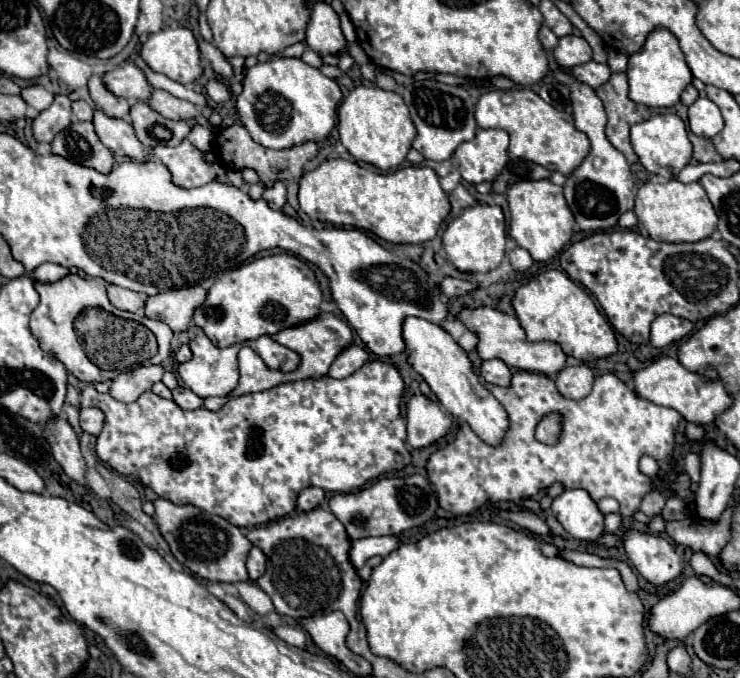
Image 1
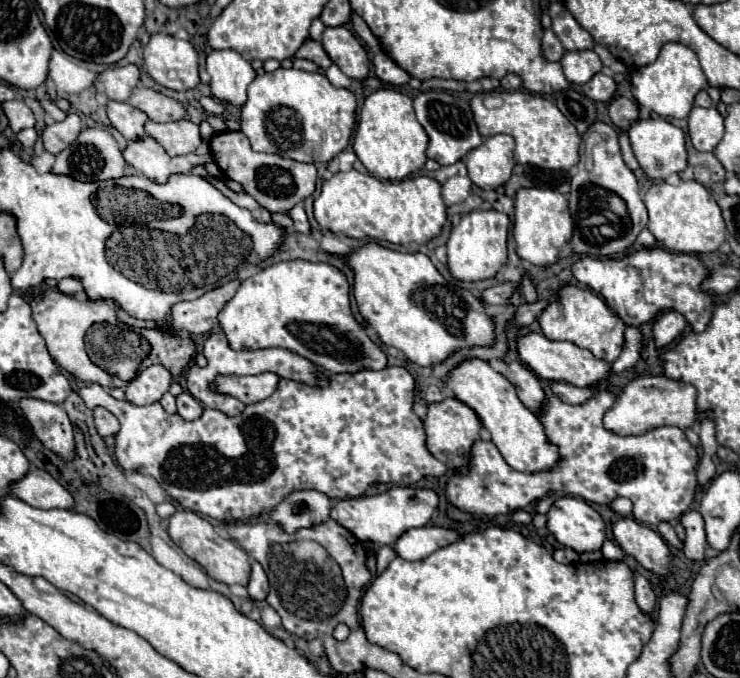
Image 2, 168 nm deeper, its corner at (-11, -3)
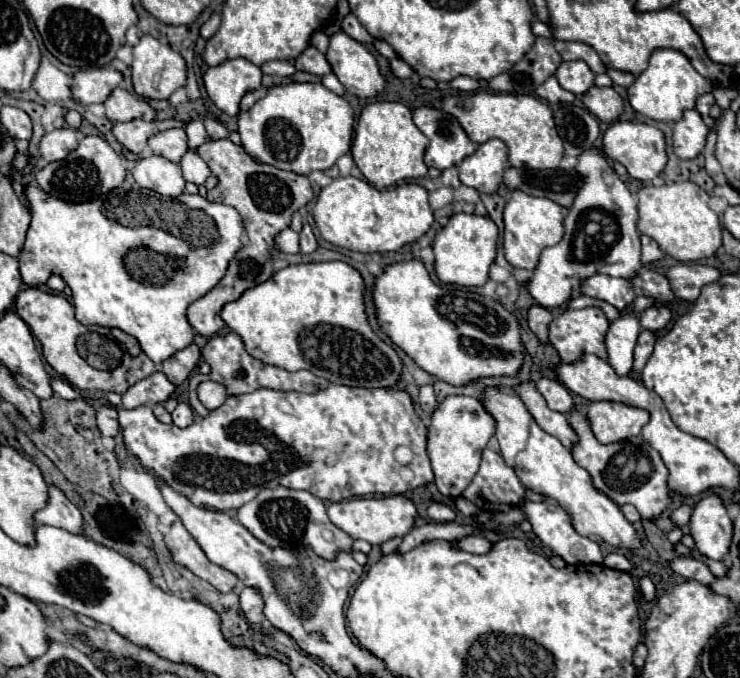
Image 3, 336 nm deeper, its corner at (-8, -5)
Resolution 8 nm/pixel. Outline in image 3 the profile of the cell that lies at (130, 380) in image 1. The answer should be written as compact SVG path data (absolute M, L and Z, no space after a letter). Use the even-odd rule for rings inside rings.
M154 373L136 385L132 385L124 395L122 395L122 407L124 409L136 409L140 405L156 405L156 403L166 403L170 395L174 393L174 385L168 381L164 373Z

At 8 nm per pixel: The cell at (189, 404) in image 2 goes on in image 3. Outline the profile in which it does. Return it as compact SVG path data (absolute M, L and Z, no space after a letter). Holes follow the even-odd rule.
M178 403L178 407L172 411L172 421L174 421L176 427L188 427L188 425L192 425L194 417L192 417L192 409L190 409L190 405L186 405L186 403Z

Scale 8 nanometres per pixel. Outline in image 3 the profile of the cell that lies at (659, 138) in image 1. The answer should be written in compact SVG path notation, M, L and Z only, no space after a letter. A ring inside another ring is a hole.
M616 121L612 123L604 137L602 137L602 151L608 159L618 161L626 167L628 175L640 181L650 181L656 175L660 175L660 171L666 165L666 141L662 131L658 131L652 125L646 123L632 123L632 121Z

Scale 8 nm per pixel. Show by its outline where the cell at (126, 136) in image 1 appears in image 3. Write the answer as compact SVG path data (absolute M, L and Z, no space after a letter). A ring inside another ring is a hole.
M146 153L136 163L132 175L140 187L152 189L164 197L178 197L186 187L180 165L152 153Z

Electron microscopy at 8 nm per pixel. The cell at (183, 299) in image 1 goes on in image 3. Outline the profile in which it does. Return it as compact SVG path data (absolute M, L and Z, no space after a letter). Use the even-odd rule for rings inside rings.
M230 139L208 141L202 147L198 147L198 153L208 163L212 175L218 179L218 185L206 193L206 199L212 203L232 205L240 213L248 235L248 245L244 245L236 253L236 257L228 263L228 271L220 279L220 283L212 291L208 291L202 299L194 301L188 307L190 325L200 335L210 337L224 327L220 309L226 303L240 299L244 291L268 281L274 275L274 267L272 267L272 251L276 251L274 239L280 231L290 227L292 215L303 208L314 195L308 177L282 171L272 165L258 165L240 145L234 145Z

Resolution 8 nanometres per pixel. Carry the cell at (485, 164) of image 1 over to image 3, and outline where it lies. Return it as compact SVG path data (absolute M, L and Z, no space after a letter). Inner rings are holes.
M490 139L460 163L458 177L462 185L474 187L480 193L496 193L506 165L508 147L500 139Z

